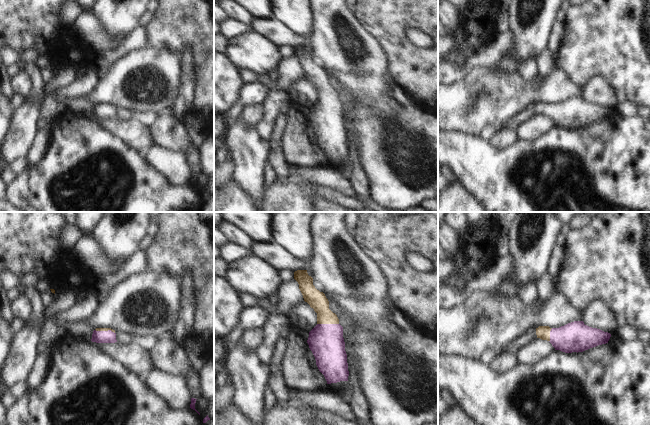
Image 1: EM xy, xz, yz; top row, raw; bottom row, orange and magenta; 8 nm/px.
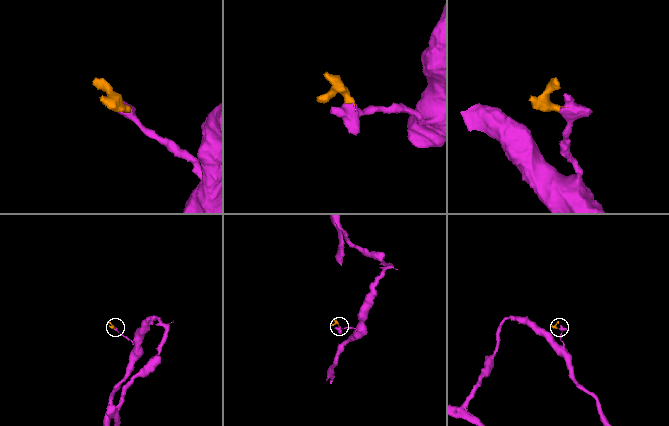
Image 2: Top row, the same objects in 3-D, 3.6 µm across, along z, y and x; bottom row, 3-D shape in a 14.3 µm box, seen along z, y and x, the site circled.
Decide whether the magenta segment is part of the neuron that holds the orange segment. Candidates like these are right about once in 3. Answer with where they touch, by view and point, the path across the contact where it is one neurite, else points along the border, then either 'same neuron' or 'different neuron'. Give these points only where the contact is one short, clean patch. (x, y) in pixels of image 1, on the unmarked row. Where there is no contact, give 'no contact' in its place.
contact xz (328, 99); way xz (317, 76), (328, 99), (326, 118); same neuron

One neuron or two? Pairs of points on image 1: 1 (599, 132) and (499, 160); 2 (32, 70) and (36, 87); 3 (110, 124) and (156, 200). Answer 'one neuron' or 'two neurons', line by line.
1: one neuron
2: one neuron
3: two neurons

